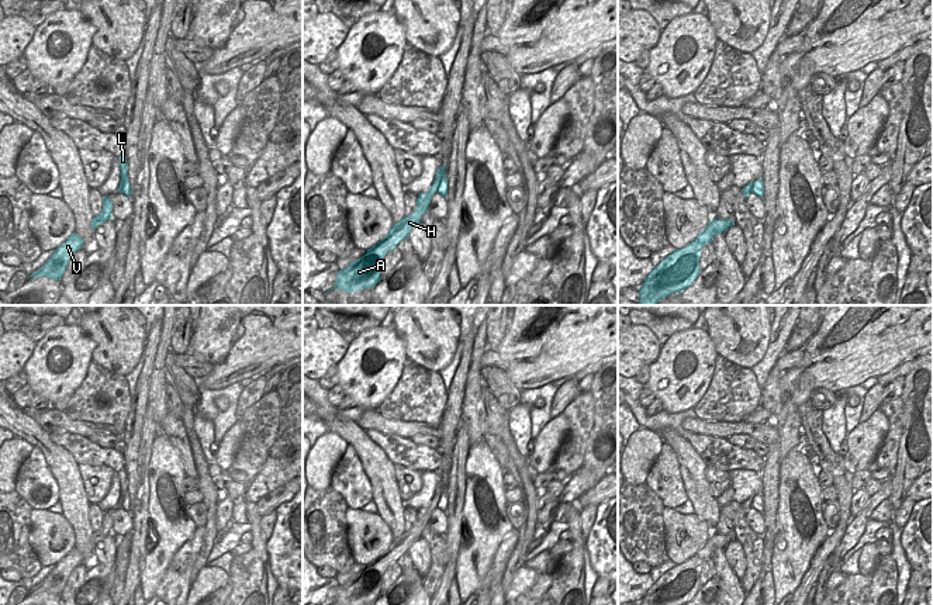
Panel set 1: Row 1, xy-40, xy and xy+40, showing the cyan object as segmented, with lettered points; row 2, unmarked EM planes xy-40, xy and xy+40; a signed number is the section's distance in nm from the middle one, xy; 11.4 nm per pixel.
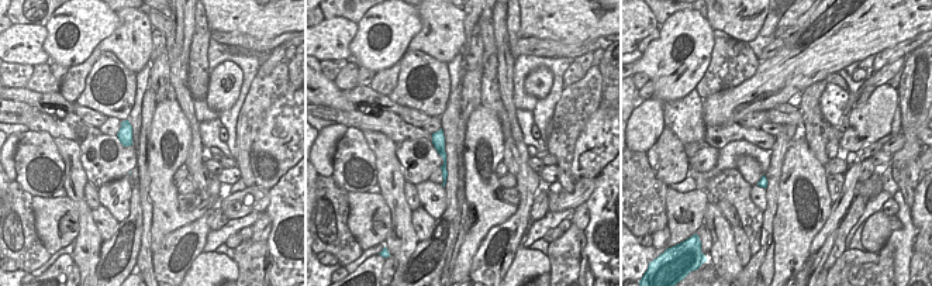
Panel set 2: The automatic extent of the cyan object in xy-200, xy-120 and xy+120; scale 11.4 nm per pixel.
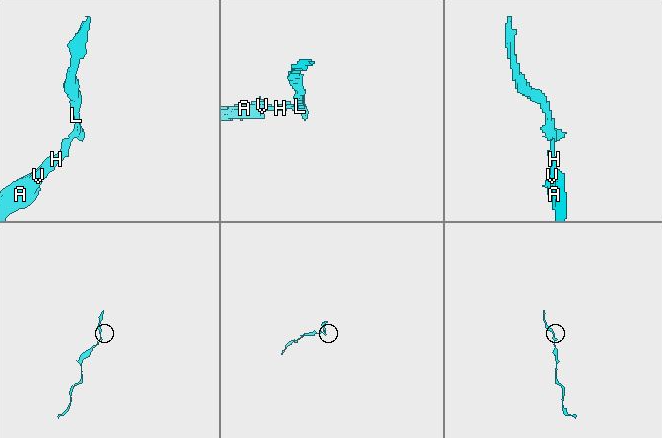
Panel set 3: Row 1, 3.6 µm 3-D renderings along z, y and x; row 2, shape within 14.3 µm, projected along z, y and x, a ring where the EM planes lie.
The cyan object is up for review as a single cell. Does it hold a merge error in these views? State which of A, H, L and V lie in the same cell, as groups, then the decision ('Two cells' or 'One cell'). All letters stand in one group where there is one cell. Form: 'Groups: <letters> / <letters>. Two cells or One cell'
Groups: A H L V. One cell.

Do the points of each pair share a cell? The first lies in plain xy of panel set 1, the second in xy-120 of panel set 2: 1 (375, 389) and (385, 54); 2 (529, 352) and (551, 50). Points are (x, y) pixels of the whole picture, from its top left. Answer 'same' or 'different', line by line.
1: same
2: different

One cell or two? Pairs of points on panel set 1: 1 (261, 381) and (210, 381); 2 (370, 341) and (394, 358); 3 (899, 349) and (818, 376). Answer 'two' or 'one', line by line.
1: two
2: one
3: one

